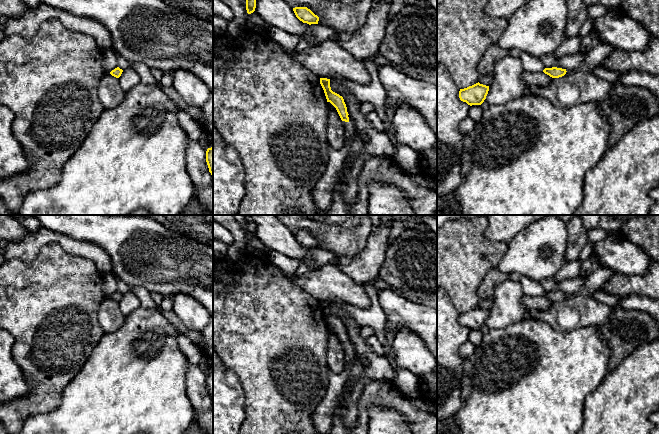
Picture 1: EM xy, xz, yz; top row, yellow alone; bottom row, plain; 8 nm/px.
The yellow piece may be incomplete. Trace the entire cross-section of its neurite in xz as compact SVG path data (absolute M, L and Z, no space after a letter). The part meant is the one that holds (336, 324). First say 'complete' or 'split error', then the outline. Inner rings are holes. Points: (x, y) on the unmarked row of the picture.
split error; M320 302L320 308L324 314L327 326L330 326L336 332L343 346L346 361L345 369L340 374L335 374L328 369L329 385L326 395L320 401L312 415L312 422L318 433L327 434L332 428L335 408L345 389L349 376L350 363L356 357L356 352L348 338L343 321L331 314L330 303Z

